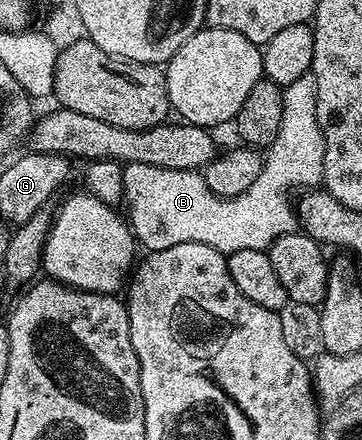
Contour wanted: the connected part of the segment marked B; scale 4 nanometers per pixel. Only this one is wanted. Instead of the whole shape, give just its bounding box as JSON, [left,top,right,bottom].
[122,71,324,255]

